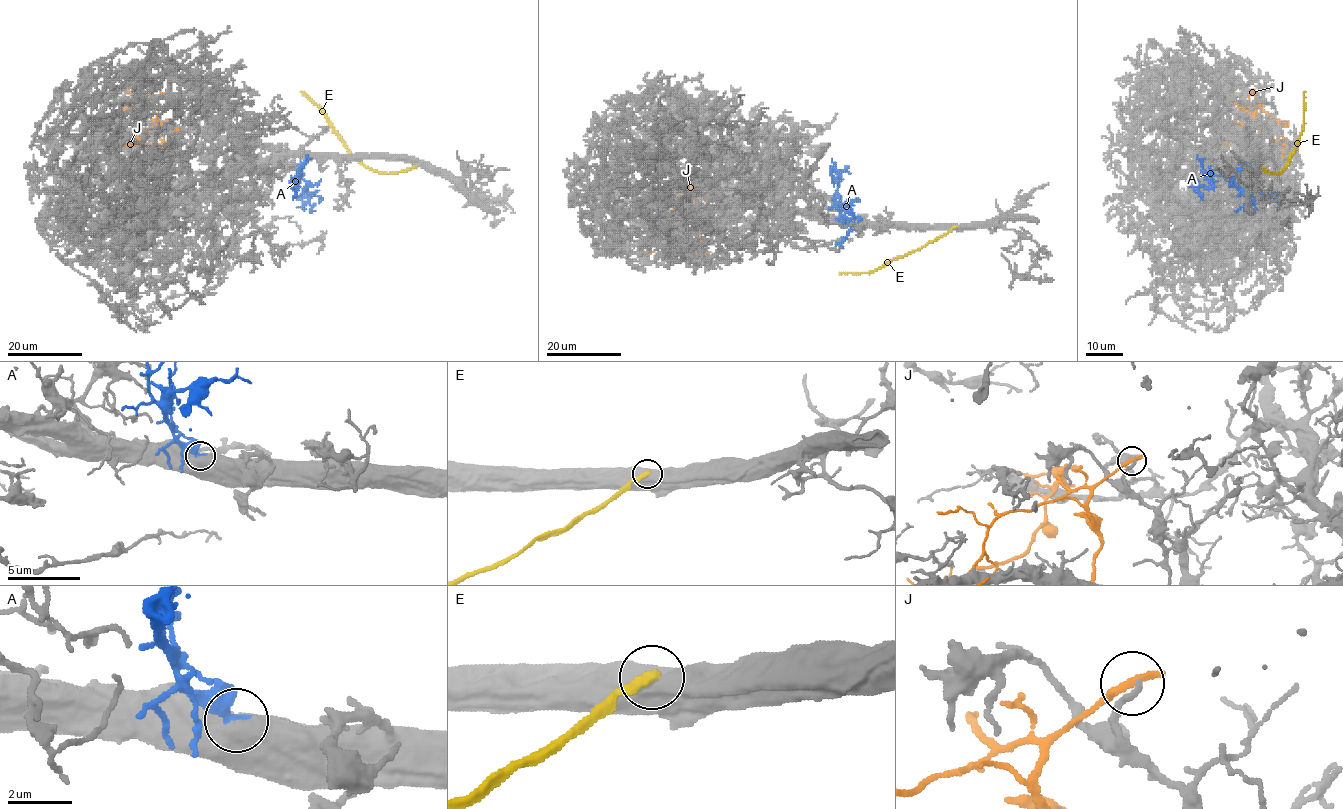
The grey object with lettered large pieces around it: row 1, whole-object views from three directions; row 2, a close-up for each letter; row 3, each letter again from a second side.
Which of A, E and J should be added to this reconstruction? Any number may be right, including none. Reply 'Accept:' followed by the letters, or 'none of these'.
Accept: A

